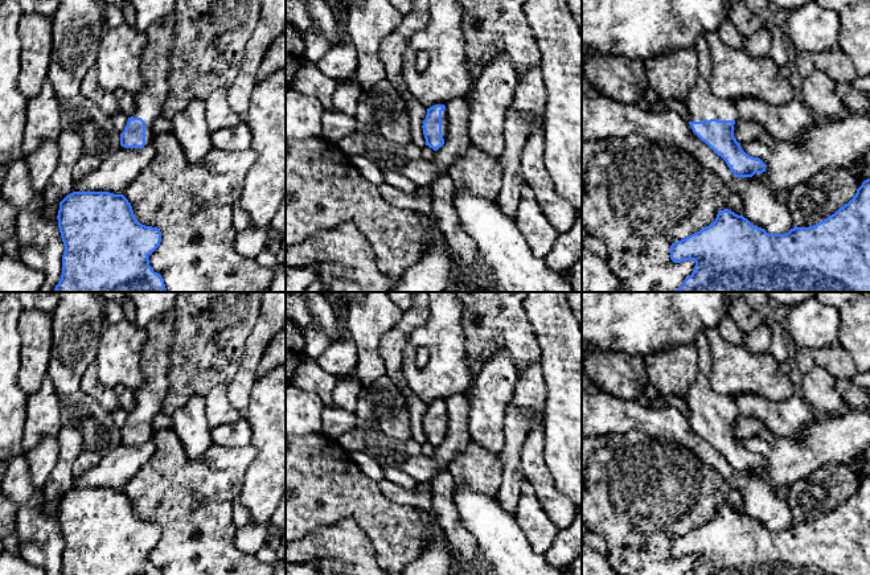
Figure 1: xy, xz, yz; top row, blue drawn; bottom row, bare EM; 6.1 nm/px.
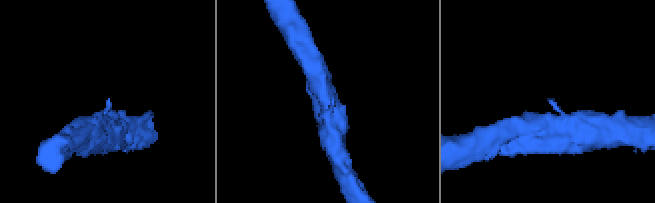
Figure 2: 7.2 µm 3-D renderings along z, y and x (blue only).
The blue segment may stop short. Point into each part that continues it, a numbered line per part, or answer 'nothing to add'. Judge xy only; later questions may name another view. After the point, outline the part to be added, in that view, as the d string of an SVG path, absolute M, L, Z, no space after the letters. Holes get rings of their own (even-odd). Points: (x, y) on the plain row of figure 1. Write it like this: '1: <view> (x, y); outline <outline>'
1: xy (155, 360); outline M172 307L165 315L151 321L144 328L147 338L140 360L144 383L135 391L136 406L132 412L141 414L145 418L145 440L152 439L155 434L152 419L161 411L168 390L168 370L175 323L176 308Z

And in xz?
1: xz (444, 411); outline M442 407L442 432L446 436L448 432L448 408Z

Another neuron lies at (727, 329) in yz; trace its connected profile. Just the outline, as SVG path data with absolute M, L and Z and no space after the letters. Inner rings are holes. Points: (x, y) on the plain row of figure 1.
M725 315L718 326L719 334L732 345L742 345L744 333L736 328L729 315Z

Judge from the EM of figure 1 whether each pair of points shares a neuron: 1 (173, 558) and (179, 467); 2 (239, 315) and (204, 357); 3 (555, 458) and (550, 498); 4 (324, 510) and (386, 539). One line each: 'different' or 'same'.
1: same
2: same
3: different
4: same

